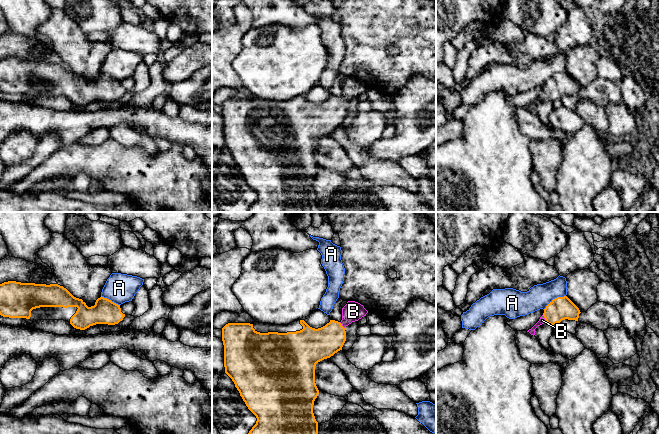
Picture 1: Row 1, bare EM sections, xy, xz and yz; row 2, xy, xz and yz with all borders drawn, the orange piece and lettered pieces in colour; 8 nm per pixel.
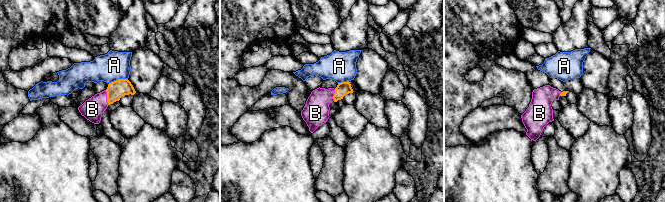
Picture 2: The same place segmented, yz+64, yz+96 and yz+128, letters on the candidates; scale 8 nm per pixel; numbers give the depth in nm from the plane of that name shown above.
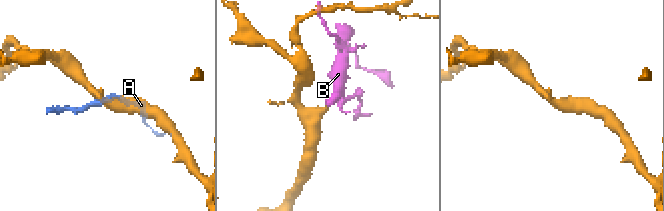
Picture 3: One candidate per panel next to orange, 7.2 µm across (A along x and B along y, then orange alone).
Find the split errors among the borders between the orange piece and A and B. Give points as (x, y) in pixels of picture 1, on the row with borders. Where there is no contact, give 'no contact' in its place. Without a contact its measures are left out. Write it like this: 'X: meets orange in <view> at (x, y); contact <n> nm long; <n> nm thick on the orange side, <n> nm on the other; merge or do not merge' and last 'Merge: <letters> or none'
A: meets orange in yz at (555, 298); contact 220 nm long; 190 nm thick on the orange side, 190 nm on the other; do not merge
B: meets orange in yz at (544, 317); contact 70 nm long; 190 nm thick on the orange side, 50 nm on the other; merge
Merge: B

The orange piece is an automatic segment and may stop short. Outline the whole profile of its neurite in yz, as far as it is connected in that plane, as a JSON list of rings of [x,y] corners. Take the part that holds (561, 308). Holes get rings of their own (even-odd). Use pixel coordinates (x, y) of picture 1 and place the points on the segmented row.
[[[567,296],[557,297],[546,306],[539,321],[527,332],[534,336],[535,329],[545,322],[554,325],[565,319],[578,321],[580,313],[579,308]]]

